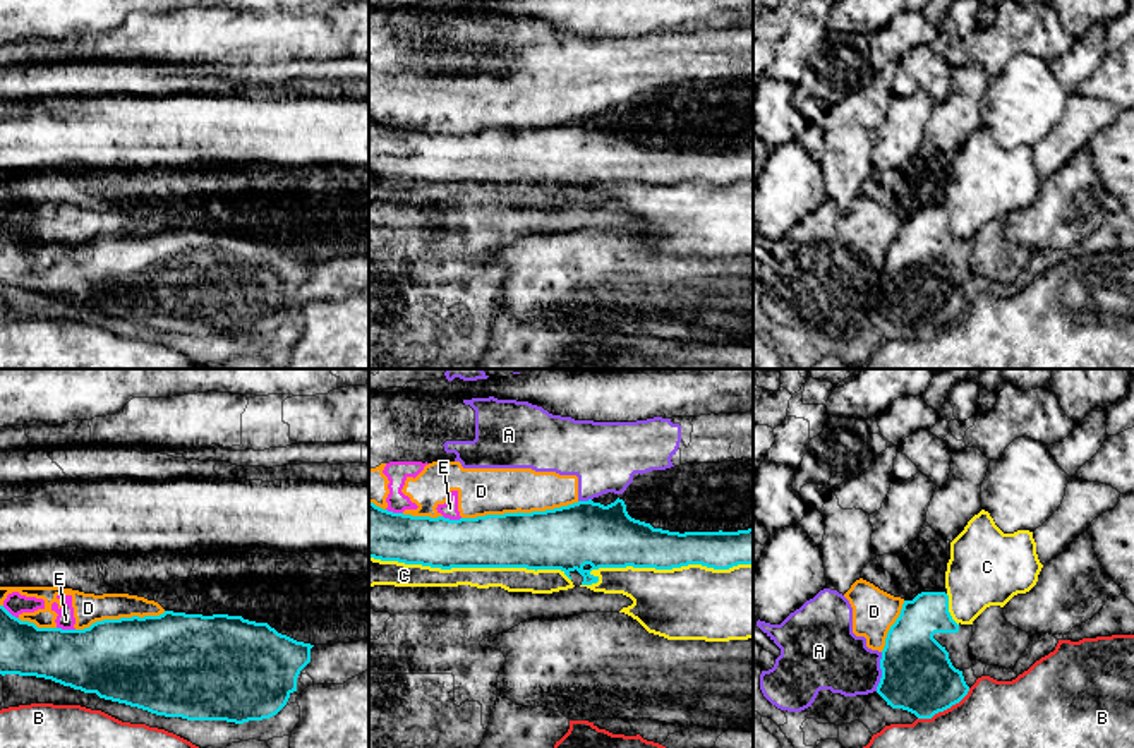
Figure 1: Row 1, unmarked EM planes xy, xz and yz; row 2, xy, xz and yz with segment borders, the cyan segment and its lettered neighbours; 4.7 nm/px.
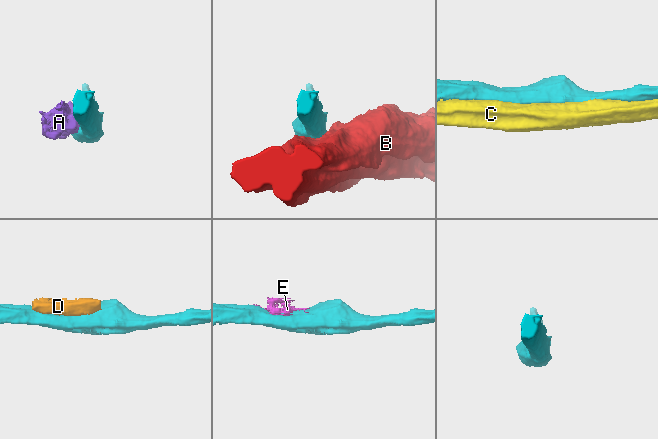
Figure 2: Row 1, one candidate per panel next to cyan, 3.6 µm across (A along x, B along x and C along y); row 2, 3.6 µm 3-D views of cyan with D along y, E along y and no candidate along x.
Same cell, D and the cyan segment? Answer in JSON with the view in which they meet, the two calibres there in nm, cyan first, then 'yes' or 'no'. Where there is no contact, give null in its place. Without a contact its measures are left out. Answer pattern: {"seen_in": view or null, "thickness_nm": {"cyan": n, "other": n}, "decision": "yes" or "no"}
{"seen_in": "xz", "thickness_nm": {"cyan": 300, "other": 220}, "decision": "no"}

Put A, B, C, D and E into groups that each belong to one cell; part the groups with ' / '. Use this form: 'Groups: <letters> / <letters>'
Groups: A D E / B / C

